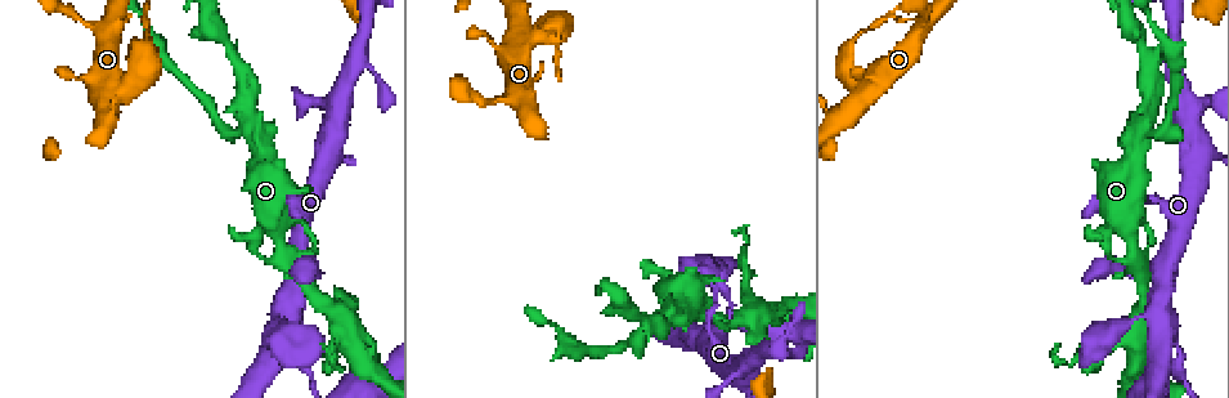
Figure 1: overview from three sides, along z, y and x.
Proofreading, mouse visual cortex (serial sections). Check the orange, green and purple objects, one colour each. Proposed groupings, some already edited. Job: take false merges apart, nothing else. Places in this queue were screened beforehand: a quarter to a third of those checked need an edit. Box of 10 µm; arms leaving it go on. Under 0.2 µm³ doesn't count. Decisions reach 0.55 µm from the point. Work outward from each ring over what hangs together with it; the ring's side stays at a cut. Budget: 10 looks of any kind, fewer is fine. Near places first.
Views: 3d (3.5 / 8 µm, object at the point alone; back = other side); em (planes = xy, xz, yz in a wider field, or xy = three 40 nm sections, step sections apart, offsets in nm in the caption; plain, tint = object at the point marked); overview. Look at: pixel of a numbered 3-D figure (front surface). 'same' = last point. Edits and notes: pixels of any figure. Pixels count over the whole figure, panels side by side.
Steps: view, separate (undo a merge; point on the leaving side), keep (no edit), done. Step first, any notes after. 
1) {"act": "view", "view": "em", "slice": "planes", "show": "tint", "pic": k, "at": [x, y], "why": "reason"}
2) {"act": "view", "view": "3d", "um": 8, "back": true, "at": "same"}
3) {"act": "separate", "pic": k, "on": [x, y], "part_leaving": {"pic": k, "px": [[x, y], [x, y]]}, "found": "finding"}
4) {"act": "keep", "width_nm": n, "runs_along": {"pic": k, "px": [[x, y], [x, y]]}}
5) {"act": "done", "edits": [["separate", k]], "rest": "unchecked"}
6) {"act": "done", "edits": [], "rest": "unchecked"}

{"act": "view", "view": "3d", "um": 3.5, "pic": 1, "at": [501, 98], "why": "three-way junction"}

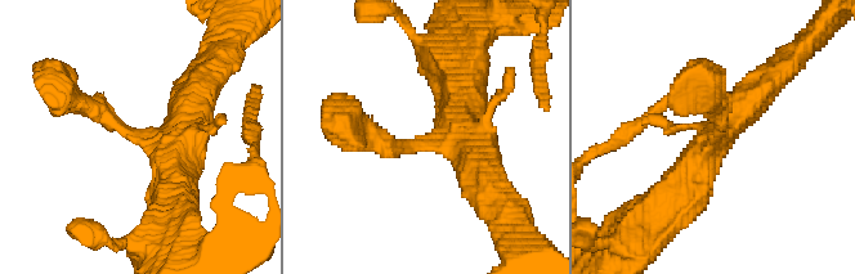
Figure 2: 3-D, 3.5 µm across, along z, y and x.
{"act": "view", "view": "em", "slice": "xy", "step": 2, "show": "plain", "pic": 2, "at": [141, 137]}

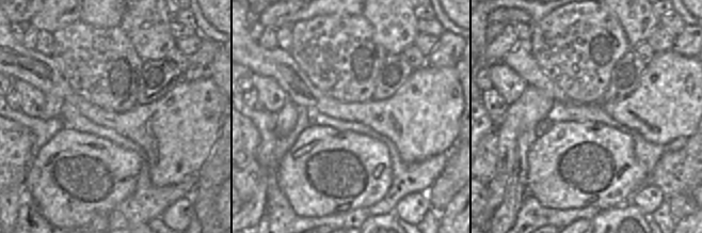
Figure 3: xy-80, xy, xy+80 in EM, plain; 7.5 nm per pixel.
{"act": "view", "view": "em", "slice": "xy", "step": 2, "show": "tint", "at": "same", "why": "with the object marked"}

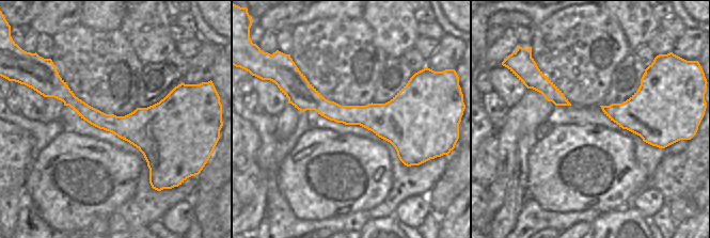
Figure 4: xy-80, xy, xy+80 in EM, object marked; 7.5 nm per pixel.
{"act": "keep", "runs_along": {"pic": 4, "px": [[287, 91], [344, 114], [422, 111]]}, "found": "one cell here"}

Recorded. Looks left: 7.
{"act": "view", "view": "3d", "um": 3.5, "pic": 1, "at": [113, 88], "why": "three-way junction"}

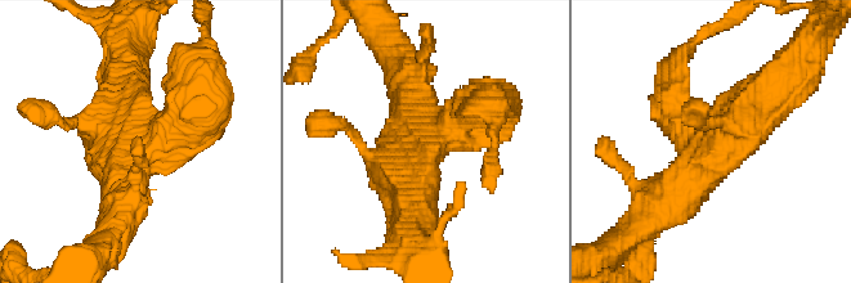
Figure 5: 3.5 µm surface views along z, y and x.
{"act": "view", "view": "em", "slice": "xy", "step": 1, "show": "tint", "pic": 5, "at": [716, 140]}

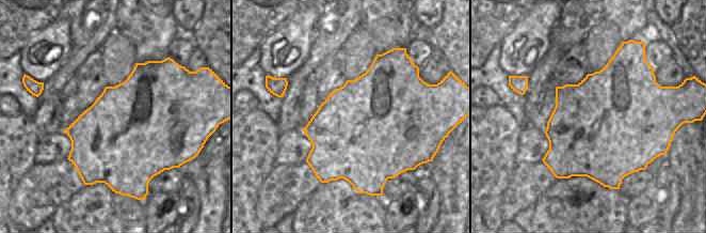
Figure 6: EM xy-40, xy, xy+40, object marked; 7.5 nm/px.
{"act": "separate", "pic": 5, "on": [187, 115], "part_leaving": {"pic": 5, "px": [[156, 142], [200, 103], [207, 48]]}, "found": "a second cell is stuck on"}

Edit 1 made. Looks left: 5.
{"act": "view", "view": "3d", "um": 3.5, "back": true, "pic": 1, "at": [250, 132], "why": "two arms in line, one across"}

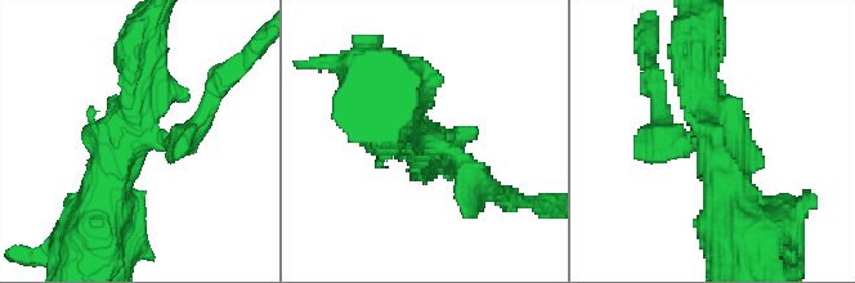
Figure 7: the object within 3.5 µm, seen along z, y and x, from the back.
{"act": "view", "view": "em", "slice": "planes", "show": "tint", "pic": 7, "at": [417, 139]}

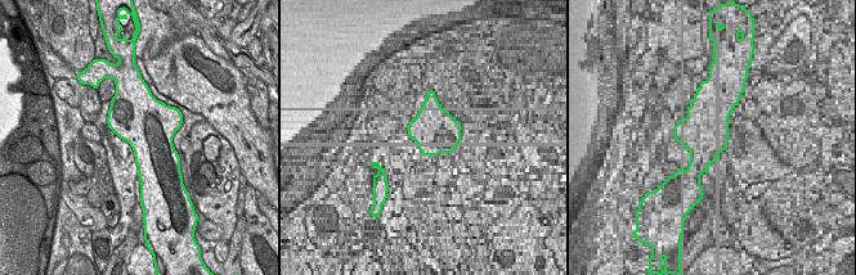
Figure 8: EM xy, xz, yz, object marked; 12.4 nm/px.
{"act": "view", "view": "em", "slice": "xy", "step": 1, "show": "tint", "at": "same", "why": "cut it another way"}

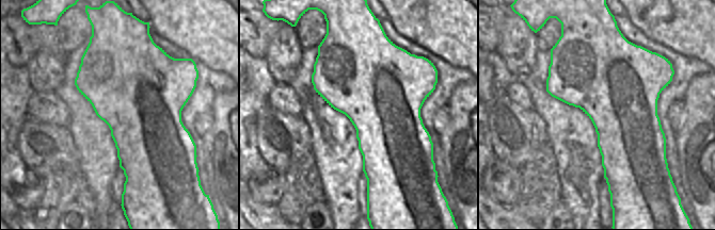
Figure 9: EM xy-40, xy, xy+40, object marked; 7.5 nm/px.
{"act": "keep", "runs_along": {"pic": 7, "px": [[737, 212], [690, 59]]}, "found": "one cell here"}

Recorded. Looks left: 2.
{"act": "view", "view": "3d", "um": 3.5, "pic": 1, "at": [691, 333], "why": "abrupt turn"}

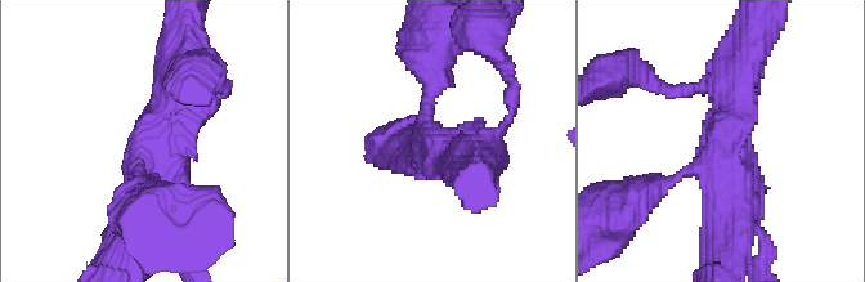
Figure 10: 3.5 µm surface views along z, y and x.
{"act": "view", "view": "em", "slice": "xy", "step": 3, "show": "tint", "pic": 10, "at": [722, 166], "arms": 4, "arm_widths_nm": [150, 200, 600, 600]}

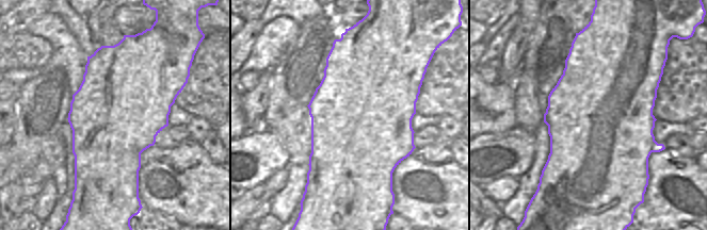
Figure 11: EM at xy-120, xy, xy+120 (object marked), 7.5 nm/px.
{"act": "keep", "width_nm": 750, "runs_along": {"pic": 10, "px": [[733, 86], [730, 165], [660, 186]]}, "found": "continuous, no second cell"}

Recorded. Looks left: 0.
{"act": "done", "edits": [["separate", 5]], "rest": "unchecked"}

